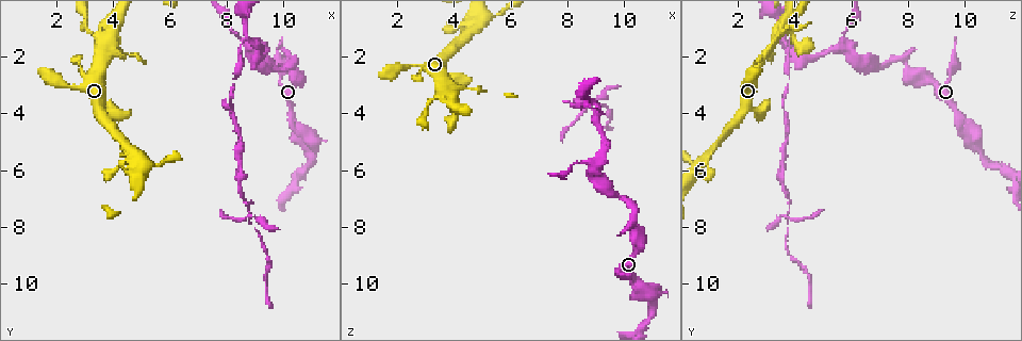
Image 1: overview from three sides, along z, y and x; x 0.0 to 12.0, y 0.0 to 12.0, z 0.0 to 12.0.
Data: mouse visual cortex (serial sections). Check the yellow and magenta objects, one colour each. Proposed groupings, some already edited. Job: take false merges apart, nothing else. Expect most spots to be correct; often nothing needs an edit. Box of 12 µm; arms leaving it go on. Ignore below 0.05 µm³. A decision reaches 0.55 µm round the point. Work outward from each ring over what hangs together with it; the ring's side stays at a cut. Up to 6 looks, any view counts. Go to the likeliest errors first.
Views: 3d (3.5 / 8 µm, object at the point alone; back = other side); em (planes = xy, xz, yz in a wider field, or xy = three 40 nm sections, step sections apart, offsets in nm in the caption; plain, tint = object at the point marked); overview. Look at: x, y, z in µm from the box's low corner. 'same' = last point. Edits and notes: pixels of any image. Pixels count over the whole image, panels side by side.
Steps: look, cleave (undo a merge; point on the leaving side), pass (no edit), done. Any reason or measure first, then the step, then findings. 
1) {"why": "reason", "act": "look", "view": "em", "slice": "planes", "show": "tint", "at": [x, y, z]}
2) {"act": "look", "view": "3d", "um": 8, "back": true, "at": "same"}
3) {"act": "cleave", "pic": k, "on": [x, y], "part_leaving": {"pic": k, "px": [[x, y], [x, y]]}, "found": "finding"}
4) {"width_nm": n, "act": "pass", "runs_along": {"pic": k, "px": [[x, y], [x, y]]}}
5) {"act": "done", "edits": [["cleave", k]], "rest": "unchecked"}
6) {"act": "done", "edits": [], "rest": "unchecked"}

{"why": "sharp bend", "act": "look", "view": "3d", "um": 3.5, "at": [10.3, 2.1, 7.6]}

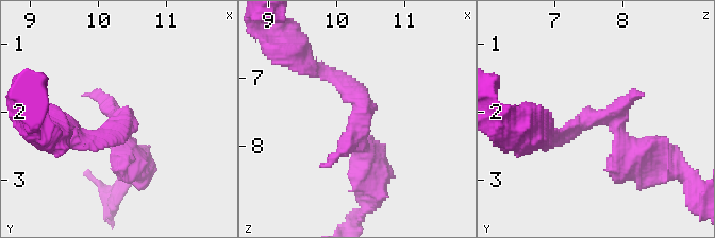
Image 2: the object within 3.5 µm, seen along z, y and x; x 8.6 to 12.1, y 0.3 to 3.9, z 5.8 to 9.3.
{"act": "look", "view": "em", "slice": "planes", "show": "tint", "at": [10.35, 2.05, 7.65]}

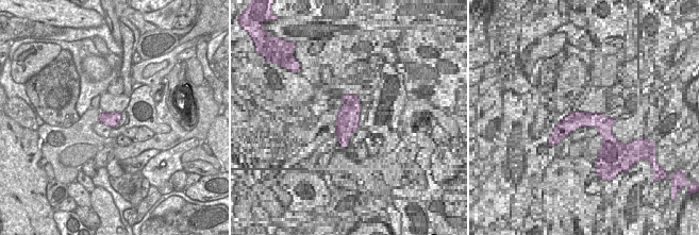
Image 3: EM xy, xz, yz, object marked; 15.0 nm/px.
{"act": "pass", "runs_along": {"pic": 2, "px": [[373, 166], [360, 96], [331, 73]]}, "found": "all the same cell"}

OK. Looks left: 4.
{"why": "three arms meet", "act": "look", "view": "3d", "um": 3.5, "at": [9.0, 1.7, 5.9]}

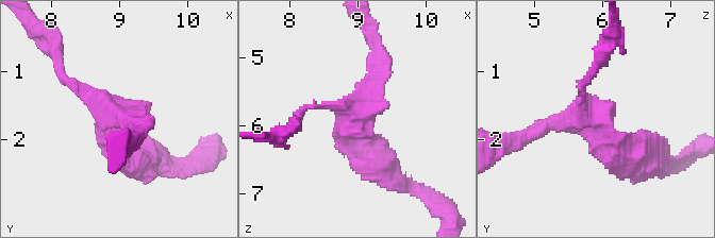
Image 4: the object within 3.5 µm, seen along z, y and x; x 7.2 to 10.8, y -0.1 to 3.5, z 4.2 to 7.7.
{"why": "shape alone is not enough", "act": "look", "view": "em", "slice": "xy", "step": 5, "show": "tint", "at": [9.05, 1.75, 5.85]}

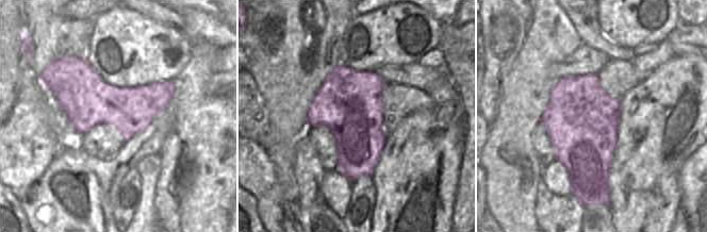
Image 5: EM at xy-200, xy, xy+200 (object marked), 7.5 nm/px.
{"arm_widths_nm": [150, 200, 400], "act": "pass", "runs_along": {"pic": 4, "px": [[636, 162], [587, 119], [528, 135]]}, "found": "all the same cell"}

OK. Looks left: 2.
{"act": "look", "view": "3d", "um": 3.5, "at": [8.7, 1.4, 3.6]}

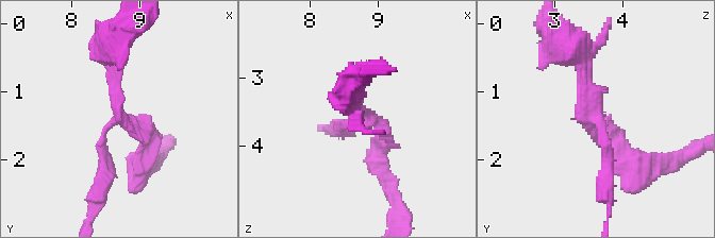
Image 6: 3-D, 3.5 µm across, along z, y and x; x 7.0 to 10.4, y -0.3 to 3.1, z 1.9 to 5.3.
{"why": "shape alone is not enough", "act": "look", "view": "em", "slice": "xy", "step": 5, "show": "tint", "at": [8.75, 1.40, 3.55]}

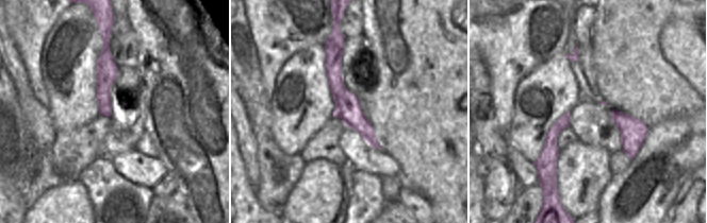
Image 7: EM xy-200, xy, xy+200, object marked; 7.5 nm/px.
{"arm_widths_nm": [200, 200, 200], "act": "pass", "runs_along": {"pic": 6, "px": [[378, 158], [384, 128], [342, 128]]}, "found": "continuous, no second cell"}

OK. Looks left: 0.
{"act": "done", "edits": [], "rest": "unchecked"}

